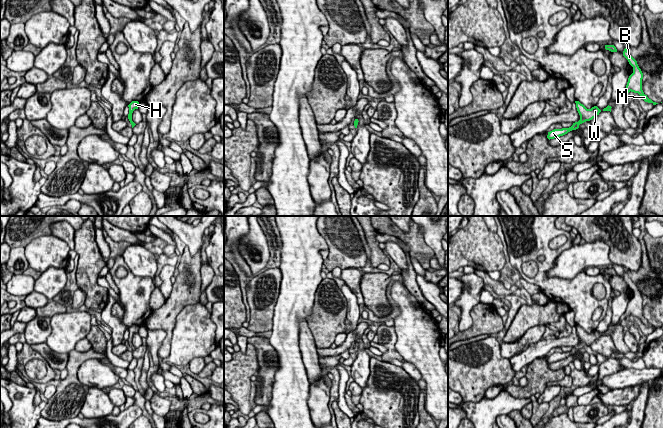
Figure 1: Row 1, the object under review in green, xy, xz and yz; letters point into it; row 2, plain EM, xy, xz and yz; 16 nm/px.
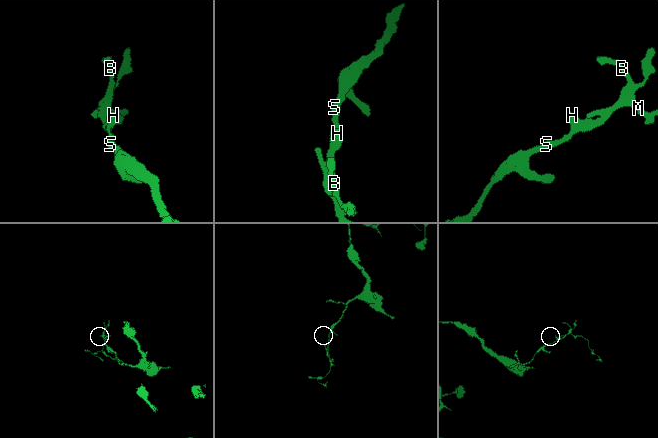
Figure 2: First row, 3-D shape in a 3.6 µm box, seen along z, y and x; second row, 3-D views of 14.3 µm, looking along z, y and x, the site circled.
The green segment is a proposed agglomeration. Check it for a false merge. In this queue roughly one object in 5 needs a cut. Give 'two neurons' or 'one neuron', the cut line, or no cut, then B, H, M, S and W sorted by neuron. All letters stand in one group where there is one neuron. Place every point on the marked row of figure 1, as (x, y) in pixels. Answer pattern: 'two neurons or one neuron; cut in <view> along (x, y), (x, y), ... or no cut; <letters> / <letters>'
one neuron; no cut; B H M S W

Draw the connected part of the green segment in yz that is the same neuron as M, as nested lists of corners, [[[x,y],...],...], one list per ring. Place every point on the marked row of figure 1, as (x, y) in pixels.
[[[626,48],[623,51],[623,56],[628,60],[629,64],[633,67],[633,73],[629,76],[626,88],[620,93],[620,96],[618,97],[617,100],[621,100],[621,98],[625,94],[631,91],[634,93],[638,93],[645,102],[652,103],[653,105],[658,104],[656,102],[653,102],[651,99],[647,97],[647,95],[644,94],[642,90],[643,73],[639,68],[637,61],[630,55]]]

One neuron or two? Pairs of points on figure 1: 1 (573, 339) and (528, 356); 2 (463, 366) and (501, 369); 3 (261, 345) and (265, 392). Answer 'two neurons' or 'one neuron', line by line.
1: one neuron
2: one neuron
3: one neuron

